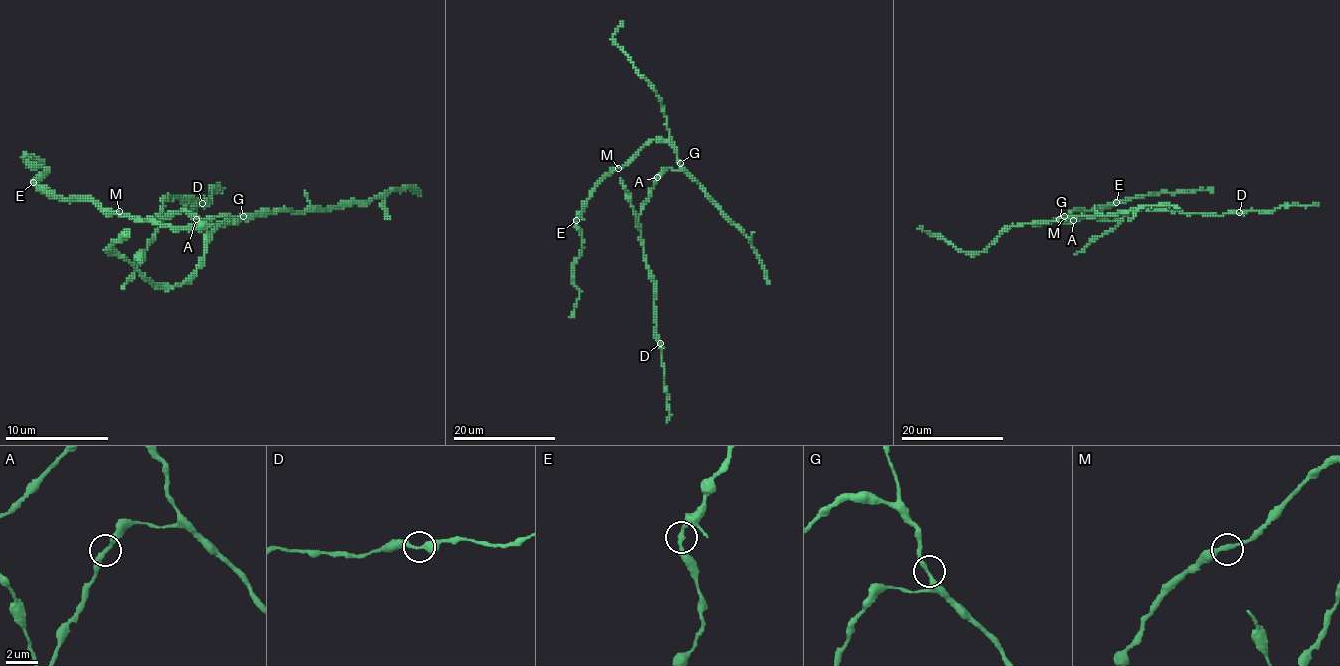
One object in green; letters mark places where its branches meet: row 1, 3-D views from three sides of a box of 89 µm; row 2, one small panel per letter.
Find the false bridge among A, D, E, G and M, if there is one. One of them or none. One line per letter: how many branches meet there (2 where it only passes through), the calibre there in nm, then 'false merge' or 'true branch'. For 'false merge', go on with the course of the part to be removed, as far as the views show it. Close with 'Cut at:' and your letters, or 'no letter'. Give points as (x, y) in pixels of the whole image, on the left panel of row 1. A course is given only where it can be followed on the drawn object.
A: branches 2; calibre 300 nm; true branch
D: branches 2; calibre 300 nm; true branch
E: branches 2; calibre 260 nm; true branch
G: branches 2; calibre 300 nm; true branch
M: branches 2; calibre 320 nm; true branch
Cut at: no letter

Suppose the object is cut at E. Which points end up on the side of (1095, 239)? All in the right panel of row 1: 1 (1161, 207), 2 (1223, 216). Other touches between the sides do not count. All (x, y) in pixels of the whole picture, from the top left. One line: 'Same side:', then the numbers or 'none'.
Same side: 1, 2

